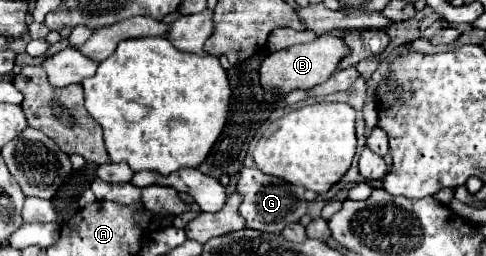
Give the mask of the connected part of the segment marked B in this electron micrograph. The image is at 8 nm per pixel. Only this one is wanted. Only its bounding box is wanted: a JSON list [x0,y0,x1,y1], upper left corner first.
[259,35,349,95]

